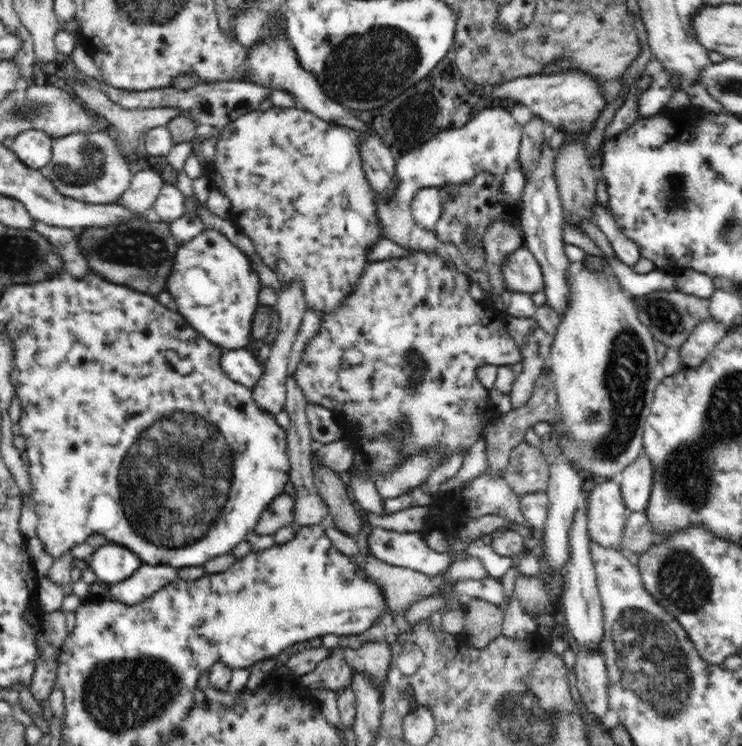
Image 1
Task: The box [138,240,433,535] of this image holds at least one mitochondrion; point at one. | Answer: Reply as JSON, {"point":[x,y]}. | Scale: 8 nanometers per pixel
{"point":[416,363]}

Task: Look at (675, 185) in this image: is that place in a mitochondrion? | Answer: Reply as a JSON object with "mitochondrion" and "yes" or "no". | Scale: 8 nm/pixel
{"mitochondrion":"yes"}

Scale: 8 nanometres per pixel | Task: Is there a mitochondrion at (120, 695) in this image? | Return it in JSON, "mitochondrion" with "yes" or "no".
{"mitochondrion":"yes"}

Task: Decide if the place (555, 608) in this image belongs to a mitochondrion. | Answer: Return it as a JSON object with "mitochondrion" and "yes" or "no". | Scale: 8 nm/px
{"mitochondrion":"no"}

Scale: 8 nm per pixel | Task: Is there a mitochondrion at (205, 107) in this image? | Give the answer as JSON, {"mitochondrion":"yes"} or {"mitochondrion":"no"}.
{"mitochondrion":"no"}

